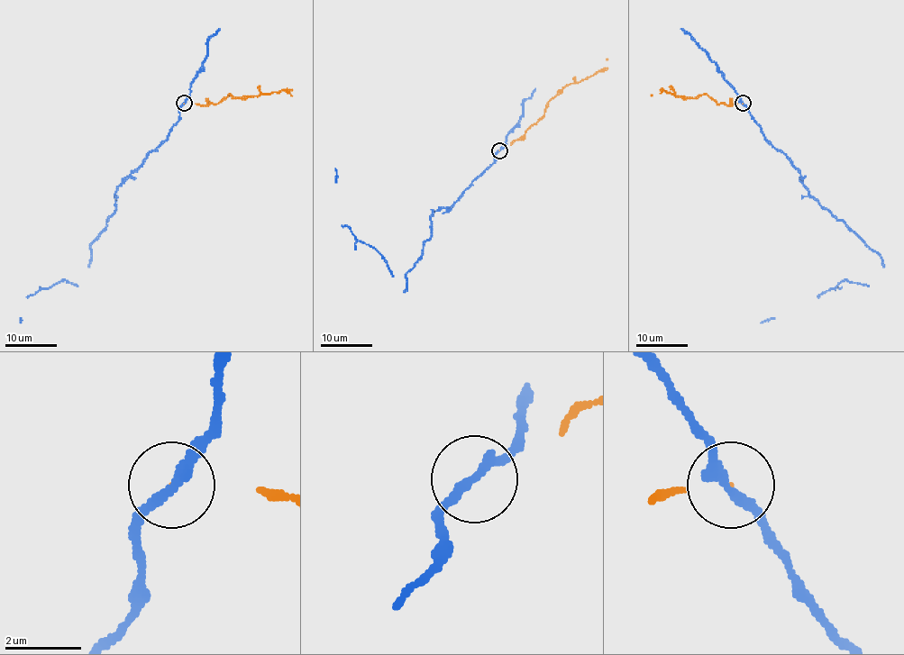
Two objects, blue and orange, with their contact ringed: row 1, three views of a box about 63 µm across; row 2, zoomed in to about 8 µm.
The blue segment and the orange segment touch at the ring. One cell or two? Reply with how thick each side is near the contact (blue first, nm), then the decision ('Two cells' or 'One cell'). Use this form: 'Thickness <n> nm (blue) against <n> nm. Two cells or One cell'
Thickness 280 nm (blue) against 20 nm. Two cells

